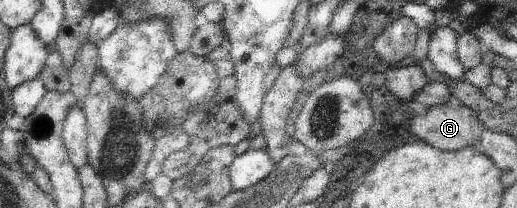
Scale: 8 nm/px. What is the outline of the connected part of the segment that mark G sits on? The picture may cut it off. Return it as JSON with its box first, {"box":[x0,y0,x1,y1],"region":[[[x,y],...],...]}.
{"box":[410,102,486,152],"region":[[[455,102],[433,106],[424,116],[415,116],[410,128],[417,139],[442,152],[456,152],[474,147],[486,127],[471,108]]]}

